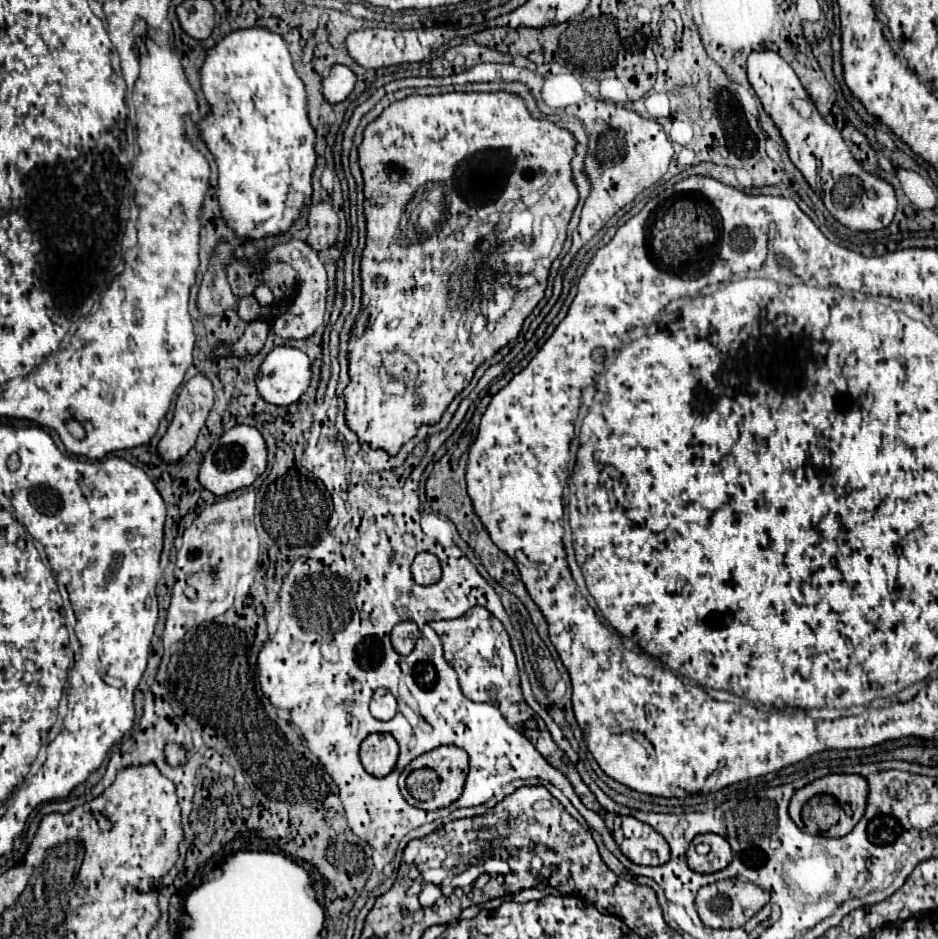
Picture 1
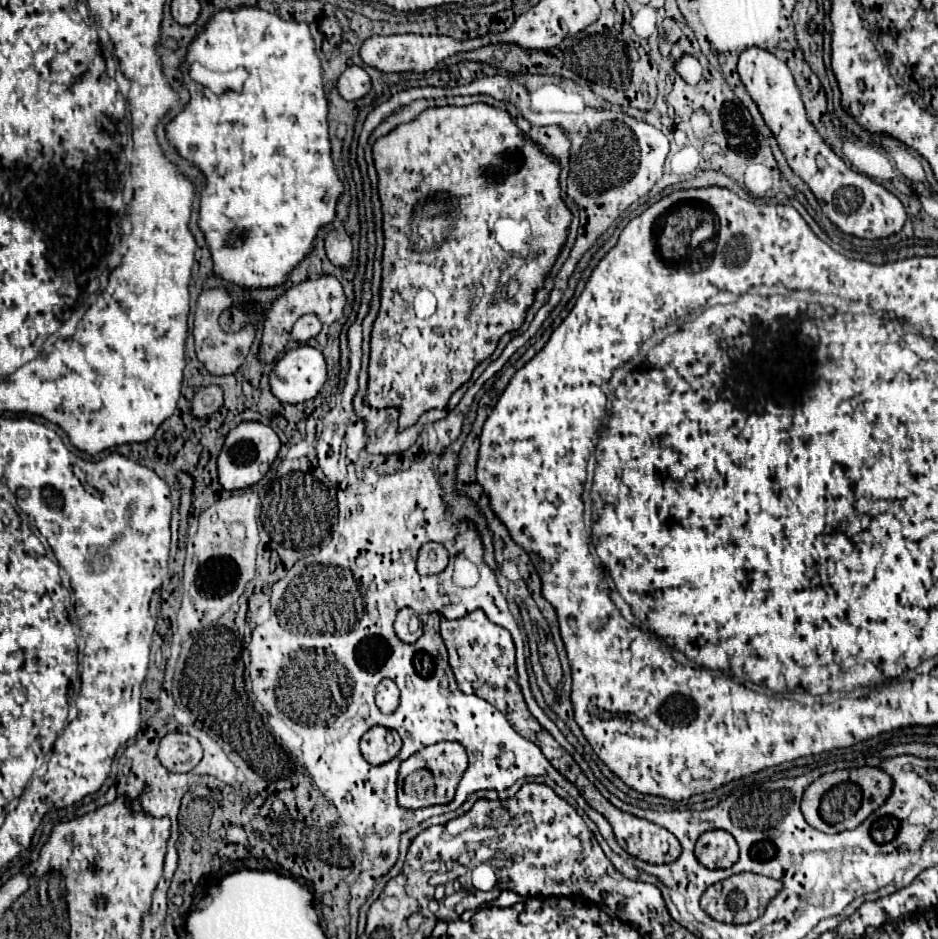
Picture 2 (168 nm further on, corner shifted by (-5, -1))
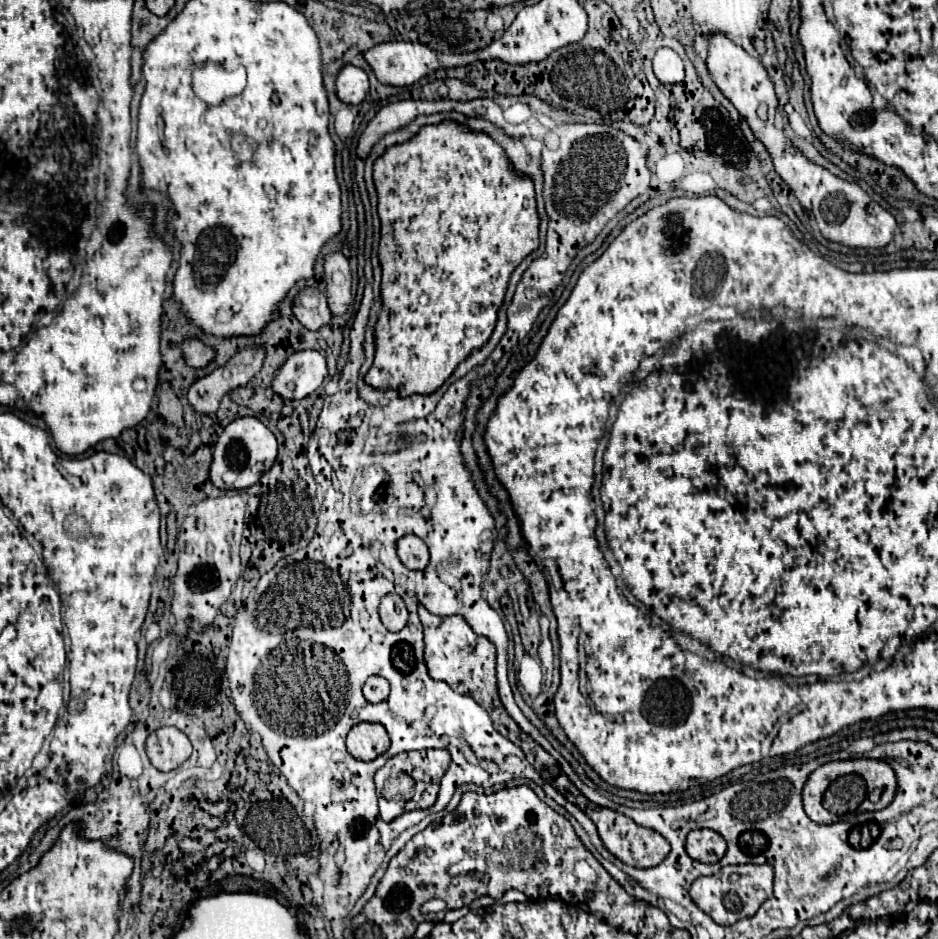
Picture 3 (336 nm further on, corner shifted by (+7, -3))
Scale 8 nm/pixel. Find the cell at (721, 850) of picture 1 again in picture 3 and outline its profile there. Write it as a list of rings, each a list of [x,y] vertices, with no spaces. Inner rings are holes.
[[[708,828],[702,830],[692,830],[686,838],[686,852],[690,858],[706,864],[720,862],[720,858],[726,852],[726,840]]]

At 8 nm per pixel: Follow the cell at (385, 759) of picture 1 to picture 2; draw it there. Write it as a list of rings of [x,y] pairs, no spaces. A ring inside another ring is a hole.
[[[384,726],[370,728],[360,740],[360,750],[362,750],[364,760],[374,766],[380,766],[396,758],[400,748],[402,748],[402,740],[398,732]]]

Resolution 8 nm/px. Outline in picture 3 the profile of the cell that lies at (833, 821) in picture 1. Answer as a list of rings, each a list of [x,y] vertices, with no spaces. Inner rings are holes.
[[[854,758],[854,760],[826,762],[824,766],[816,768],[804,786],[802,798],[806,812],[814,822],[832,824],[832,822],[848,822],[860,812],[886,808],[894,800],[896,790],[898,790],[898,780],[894,768],[888,762]]]

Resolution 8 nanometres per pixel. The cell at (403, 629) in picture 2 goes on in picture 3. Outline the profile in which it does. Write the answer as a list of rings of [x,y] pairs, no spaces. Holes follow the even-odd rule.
[[[386,594],[382,600],[380,600],[380,620],[382,624],[390,630],[390,632],[398,632],[406,626],[408,622],[408,610],[402,602],[402,598],[398,594]]]

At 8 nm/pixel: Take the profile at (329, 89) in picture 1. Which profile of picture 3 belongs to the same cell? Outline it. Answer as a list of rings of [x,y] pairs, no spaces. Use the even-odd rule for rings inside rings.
[[[344,66],[336,78],[336,94],[346,104],[360,104],[368,86],[368,74],[358,66]]]

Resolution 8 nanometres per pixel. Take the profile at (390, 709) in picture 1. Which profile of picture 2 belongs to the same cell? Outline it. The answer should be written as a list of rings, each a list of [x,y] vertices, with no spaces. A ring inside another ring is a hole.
[[[382,680],[376,688],[376,706],[384,714],[392,714],[392,712],[396,712],[398,704],[400,704],[398,686],[392,680]]]

